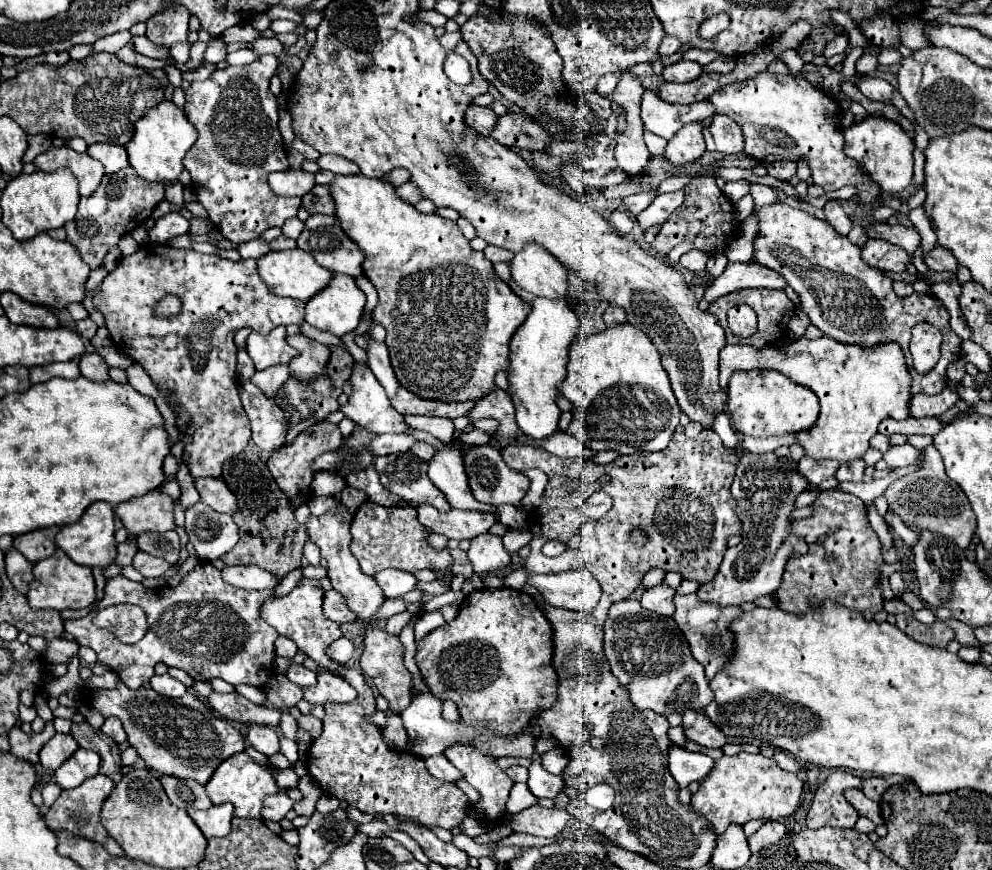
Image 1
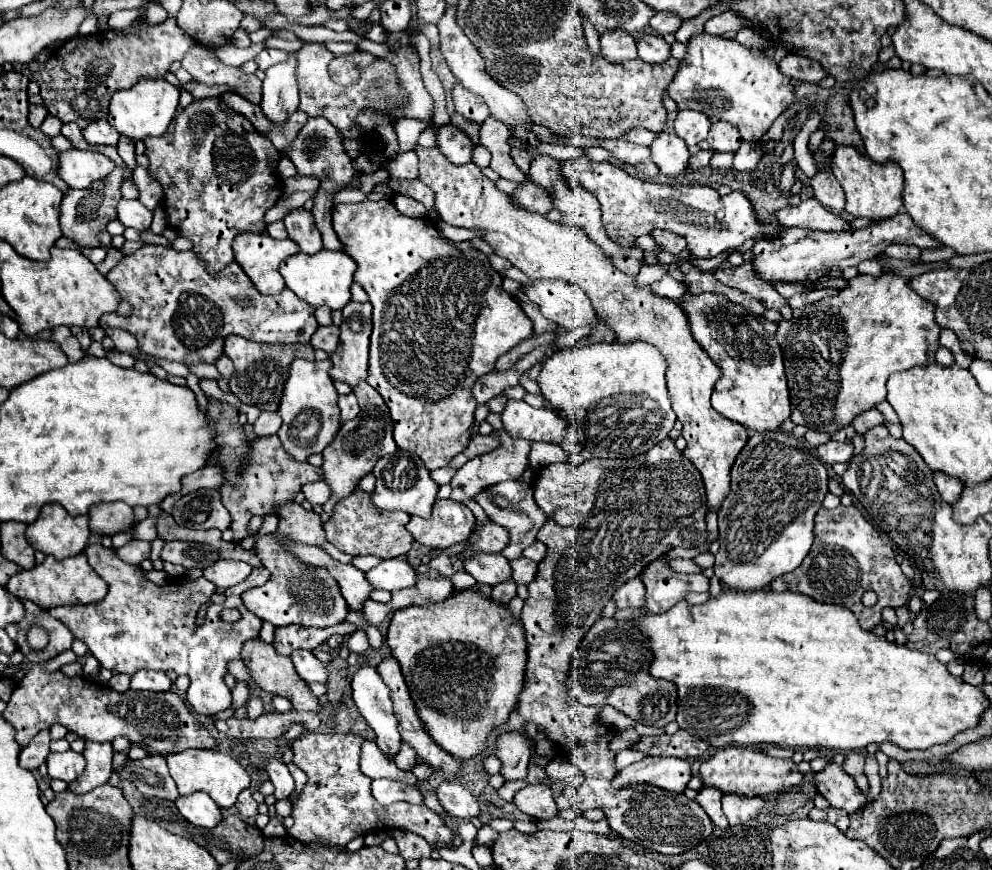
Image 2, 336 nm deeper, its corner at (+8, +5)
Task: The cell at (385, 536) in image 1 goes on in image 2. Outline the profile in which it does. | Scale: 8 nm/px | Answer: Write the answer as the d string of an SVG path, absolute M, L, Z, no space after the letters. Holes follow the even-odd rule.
M355 487L355 493L351 493L351 497L345 497L335 505L333 515L323 527L327 533L327 541L333 543L343 553L349 553L353 557L375 555L381 559L393 559L393 557L405 555L413 545L413 537L405 529L407 521L409 521L407 513L377 509L371 503L371 495Z

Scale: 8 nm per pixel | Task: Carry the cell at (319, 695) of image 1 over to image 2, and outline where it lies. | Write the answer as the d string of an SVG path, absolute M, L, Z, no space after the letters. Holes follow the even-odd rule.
M295 651L295 653L291 653L291 661L295 665L297 675L305 683L315 683L315 681L325 683L327 681L325 665L311 651Z

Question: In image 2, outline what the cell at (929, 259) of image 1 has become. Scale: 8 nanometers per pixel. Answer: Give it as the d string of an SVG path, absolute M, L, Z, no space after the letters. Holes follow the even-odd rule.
M889 245L885 249L885 255L895 257L895 259L917 259L919 249L917 247L907 247L907 245Z

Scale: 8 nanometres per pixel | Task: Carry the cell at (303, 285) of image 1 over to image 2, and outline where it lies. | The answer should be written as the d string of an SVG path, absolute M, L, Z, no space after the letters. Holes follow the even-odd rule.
M241 233L233 241L233 249L235 261L265 295L283 291L285 281L279 273L279 263L299 253L299 245L295 245L291 239L277 241L267 233Z

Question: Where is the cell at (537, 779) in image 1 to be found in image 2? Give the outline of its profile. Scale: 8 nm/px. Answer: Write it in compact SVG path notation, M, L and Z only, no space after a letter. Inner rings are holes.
M527 785L515 795L515 805L521 813L533 819L553 819L557 815L557 805L553 793L547 785Z

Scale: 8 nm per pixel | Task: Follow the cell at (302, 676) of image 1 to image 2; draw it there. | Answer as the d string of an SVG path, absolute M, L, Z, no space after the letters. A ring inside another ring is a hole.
M347 621L335 625L335 627L325 627L325 629L315 629L315 627L303 627L303 625L287 625L287 627L277 627L275 637L273 637L273 647L279 655L291 655L295 649L307 649L313 651L317 645L321 645L325 639L331 635L351 635L355 627Z

